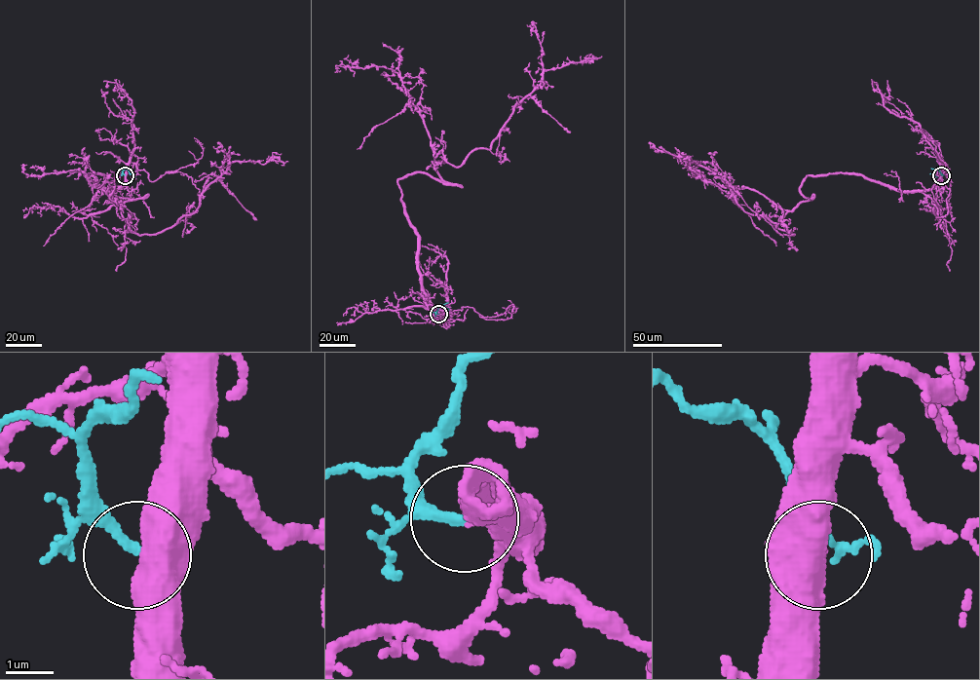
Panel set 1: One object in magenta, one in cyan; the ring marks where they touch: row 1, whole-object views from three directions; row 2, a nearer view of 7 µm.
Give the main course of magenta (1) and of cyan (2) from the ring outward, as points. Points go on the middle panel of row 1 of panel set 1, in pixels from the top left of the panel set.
1: (437, 314), (397, 180), (423, 172), (446, 183), (441, 150), (459, 167), (489, 149), (546, 70), (595, 58)
2: (437, 314), (436, 311), (440, 306), (449, 310)

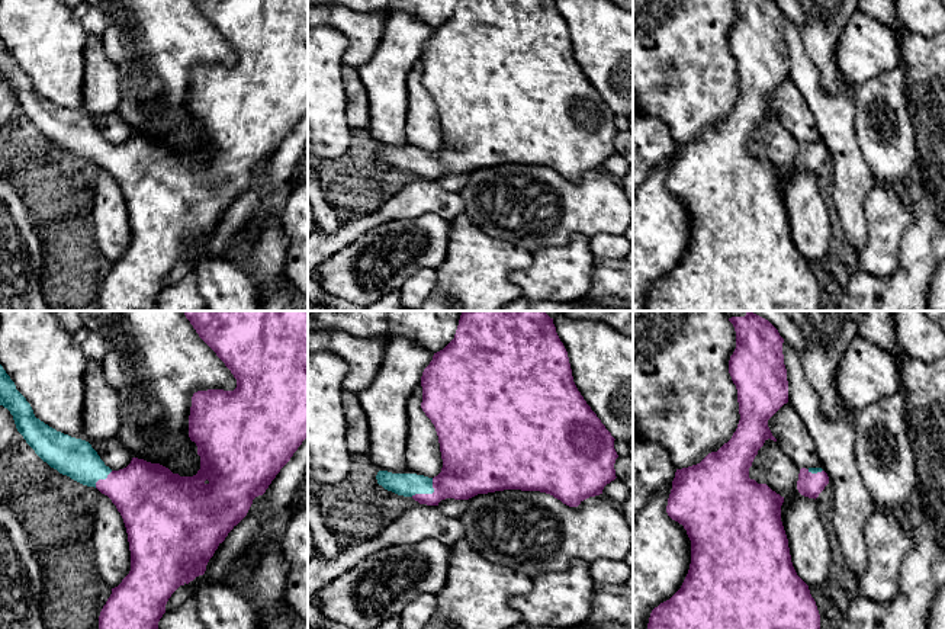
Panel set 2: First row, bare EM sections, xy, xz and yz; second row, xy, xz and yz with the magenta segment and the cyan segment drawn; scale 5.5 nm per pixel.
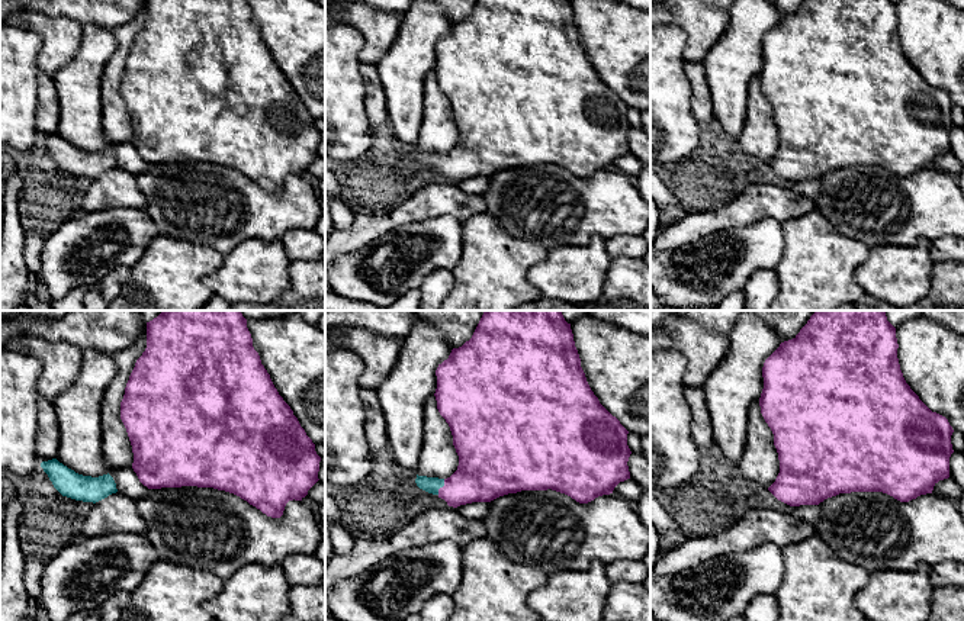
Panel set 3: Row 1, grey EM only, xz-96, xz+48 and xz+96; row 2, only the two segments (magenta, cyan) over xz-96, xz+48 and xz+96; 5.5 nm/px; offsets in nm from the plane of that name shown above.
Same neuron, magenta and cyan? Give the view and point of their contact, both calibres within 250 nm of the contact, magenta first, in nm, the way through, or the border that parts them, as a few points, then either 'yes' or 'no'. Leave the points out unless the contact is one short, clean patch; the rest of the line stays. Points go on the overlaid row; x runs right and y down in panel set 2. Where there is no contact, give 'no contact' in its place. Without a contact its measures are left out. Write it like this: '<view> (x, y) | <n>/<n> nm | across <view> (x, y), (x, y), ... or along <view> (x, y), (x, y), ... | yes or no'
xz (428, 494) | 280/130 nm | across xz (466, 471), (457, 480), (428, 494), (420, 487), (402, 484) | yes

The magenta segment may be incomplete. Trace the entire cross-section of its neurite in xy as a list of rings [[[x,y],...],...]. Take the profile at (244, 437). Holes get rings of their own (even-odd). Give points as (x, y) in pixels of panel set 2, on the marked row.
[[[183,311],[190,321],[199,337],[216,353],[216,356],[225,363],[237,379],[237,388],[234,391],[208,389],[197,391],[192,397],[192,407],[189,415],[189,437],[197,446],[197,455],[200,456],[200,469],[193,476],[180,476],[173,474],[168,468],[160,463],[151,463],[144,459],[132,458],[131,463],[119,471],[112,471],[100,459],[97,452],[86,440],[71,437],[55,429],[49,427],[44,421],[35,417],[30,404],[16,389],[15,382],[6,373],[0,365],[0,405],[7,408],[13,415],[17,431],[23,436],[26,443],[35,450],[35,453],[46,462],[51,468],[60,474],[70,476],[71,479],[97,488],[102,494],[107,495],[120,513],[129,542],[131,551],[131,571],[122,580],[122,583],[112,588],[112,594],[103,606],[99,616],[99,629],[158,629],[158,622],[165,613],[165,604],[171,594],[184,584],[189,584],[196,577],[203,575],[209,559],[213,556],[218,546],[225,540],[228,533],[247,516],[253,500],[263,495],[280,469],[290,460],[293,453],[308,437],[308,311]]]

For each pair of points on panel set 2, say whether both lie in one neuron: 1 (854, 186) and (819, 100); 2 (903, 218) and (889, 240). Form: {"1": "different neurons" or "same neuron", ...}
{"1": "same neuron", "2": "same neuron"}

